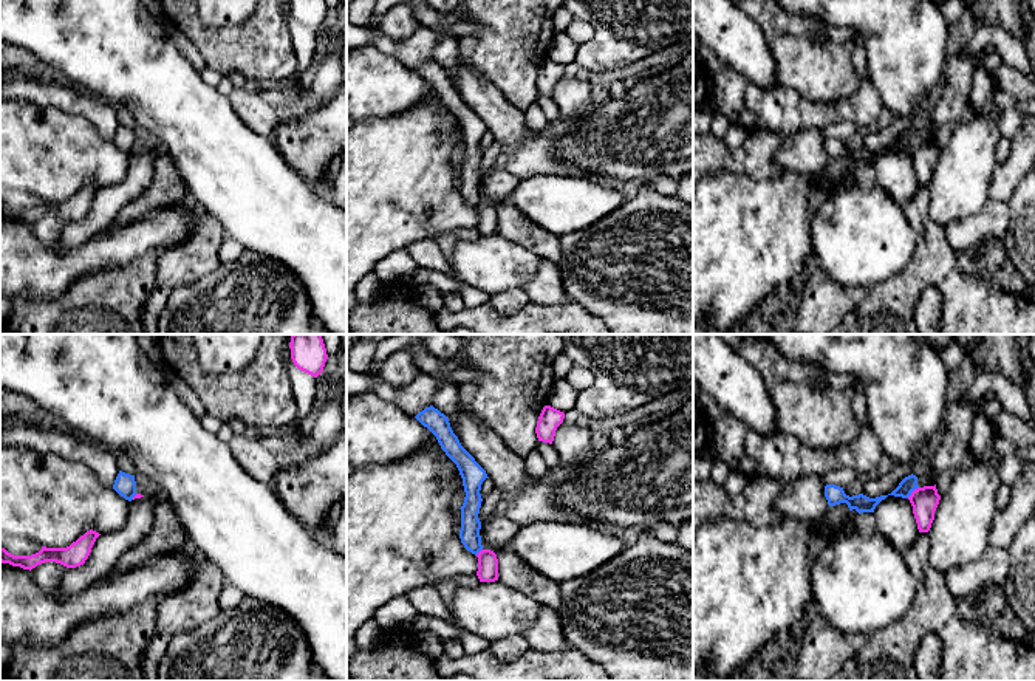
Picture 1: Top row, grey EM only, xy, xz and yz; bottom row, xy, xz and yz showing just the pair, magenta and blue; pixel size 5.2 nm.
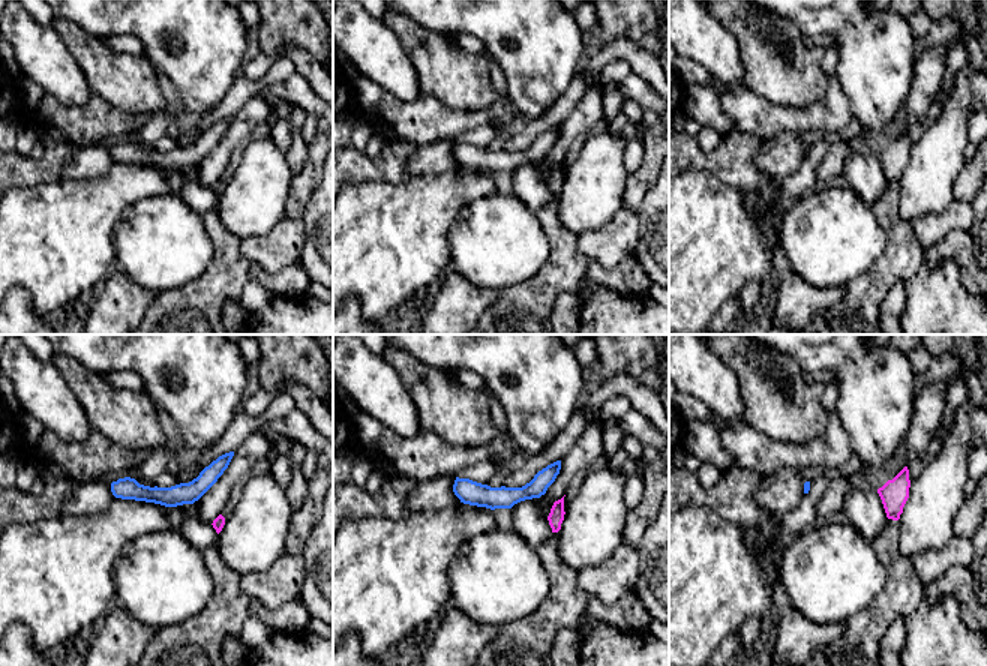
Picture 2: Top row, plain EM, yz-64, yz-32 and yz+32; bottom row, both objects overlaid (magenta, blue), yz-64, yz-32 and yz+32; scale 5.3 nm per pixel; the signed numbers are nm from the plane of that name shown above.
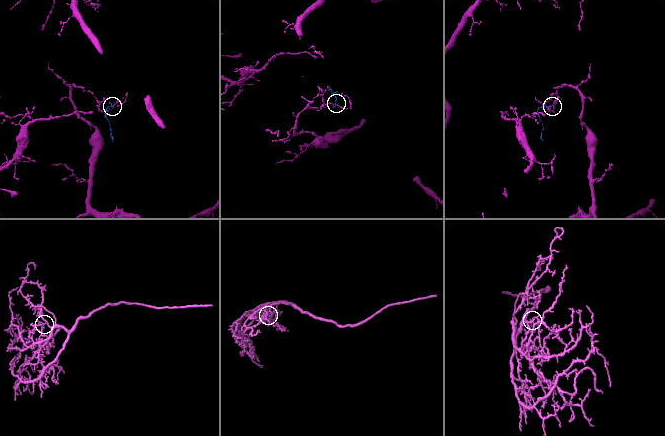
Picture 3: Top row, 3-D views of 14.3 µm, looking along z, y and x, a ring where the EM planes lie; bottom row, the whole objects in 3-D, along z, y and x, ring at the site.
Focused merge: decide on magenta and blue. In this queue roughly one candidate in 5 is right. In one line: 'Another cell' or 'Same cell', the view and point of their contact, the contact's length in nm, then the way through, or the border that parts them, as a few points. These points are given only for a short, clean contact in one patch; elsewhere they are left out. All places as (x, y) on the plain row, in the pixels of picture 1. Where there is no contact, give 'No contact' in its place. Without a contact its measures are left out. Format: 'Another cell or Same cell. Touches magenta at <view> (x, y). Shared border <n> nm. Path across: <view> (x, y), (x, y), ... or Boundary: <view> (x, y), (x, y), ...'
Another cell. Touches magenta at yz (912, 146). Shared border 90 nm. Boundary: yz (918, 140), (907, 150)

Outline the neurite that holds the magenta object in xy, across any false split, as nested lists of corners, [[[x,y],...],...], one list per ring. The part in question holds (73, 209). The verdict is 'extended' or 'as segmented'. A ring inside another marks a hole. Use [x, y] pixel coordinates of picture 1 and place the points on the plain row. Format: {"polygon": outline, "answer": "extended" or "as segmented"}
{"polygon": [[[90,183],[67,201],[42,200],[39,206],[31,209],[14,209],[5,201],[0,201],[0,215],[29,224],[45,215],[56,215],[67,221],[76,221],[85,217],[99,189],[99,186]]], "answer": "as segmented"}

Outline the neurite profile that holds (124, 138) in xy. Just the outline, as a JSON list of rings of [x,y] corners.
[[[119,124],[113,142],[124,150],[125,153],[132,155],[133,150],[136,149],[136,135],[135,128],[125,127]]]

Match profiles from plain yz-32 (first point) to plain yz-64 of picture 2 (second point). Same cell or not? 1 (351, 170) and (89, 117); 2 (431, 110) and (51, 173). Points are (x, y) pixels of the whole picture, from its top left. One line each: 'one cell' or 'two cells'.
1: one cell
2: one cell

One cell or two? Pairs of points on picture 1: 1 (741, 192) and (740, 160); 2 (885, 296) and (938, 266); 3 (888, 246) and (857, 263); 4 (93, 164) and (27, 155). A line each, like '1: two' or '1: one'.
1: two
2: one
3: one
4: one

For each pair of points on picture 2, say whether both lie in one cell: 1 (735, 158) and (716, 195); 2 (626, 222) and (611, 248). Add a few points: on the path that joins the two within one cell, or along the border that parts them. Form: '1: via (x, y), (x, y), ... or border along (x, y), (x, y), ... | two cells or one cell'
1: border along (690, 170), (708, 170), (734, 185), (746, 209) | two cells
2: via (624, 228), (614, 242) | one cell

